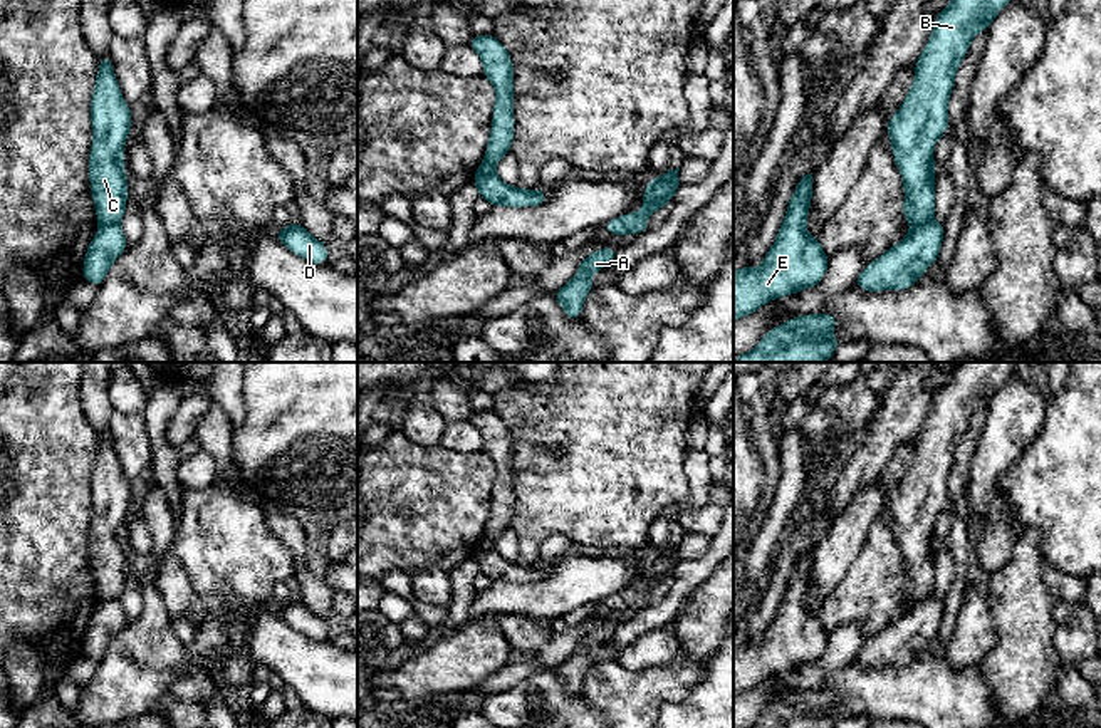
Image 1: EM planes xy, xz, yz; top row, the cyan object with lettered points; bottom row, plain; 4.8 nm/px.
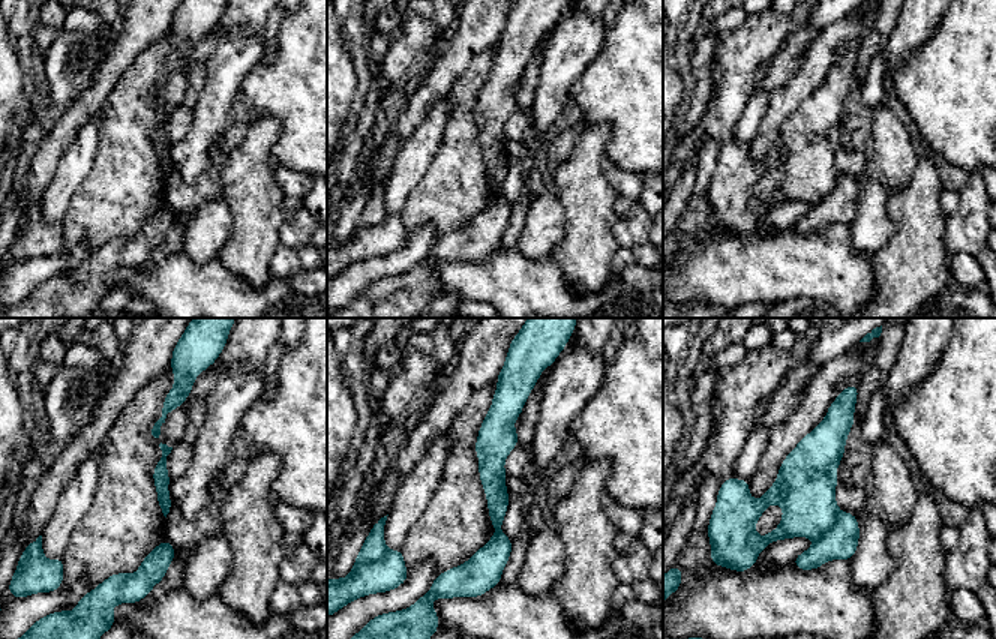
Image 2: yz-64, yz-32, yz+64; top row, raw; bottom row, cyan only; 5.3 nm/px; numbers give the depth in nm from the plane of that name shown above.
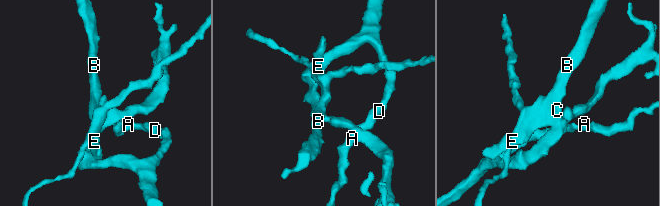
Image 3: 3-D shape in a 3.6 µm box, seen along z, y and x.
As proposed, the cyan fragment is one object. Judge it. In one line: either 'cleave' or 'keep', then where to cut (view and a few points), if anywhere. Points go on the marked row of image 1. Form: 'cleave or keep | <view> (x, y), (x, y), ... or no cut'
cleave | xy (118, 222), (99, 225)

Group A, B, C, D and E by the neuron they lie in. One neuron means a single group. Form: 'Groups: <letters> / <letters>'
Groups: A D / B C E

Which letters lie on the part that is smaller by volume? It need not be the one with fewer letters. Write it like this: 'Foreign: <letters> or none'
Foreign: A, D

